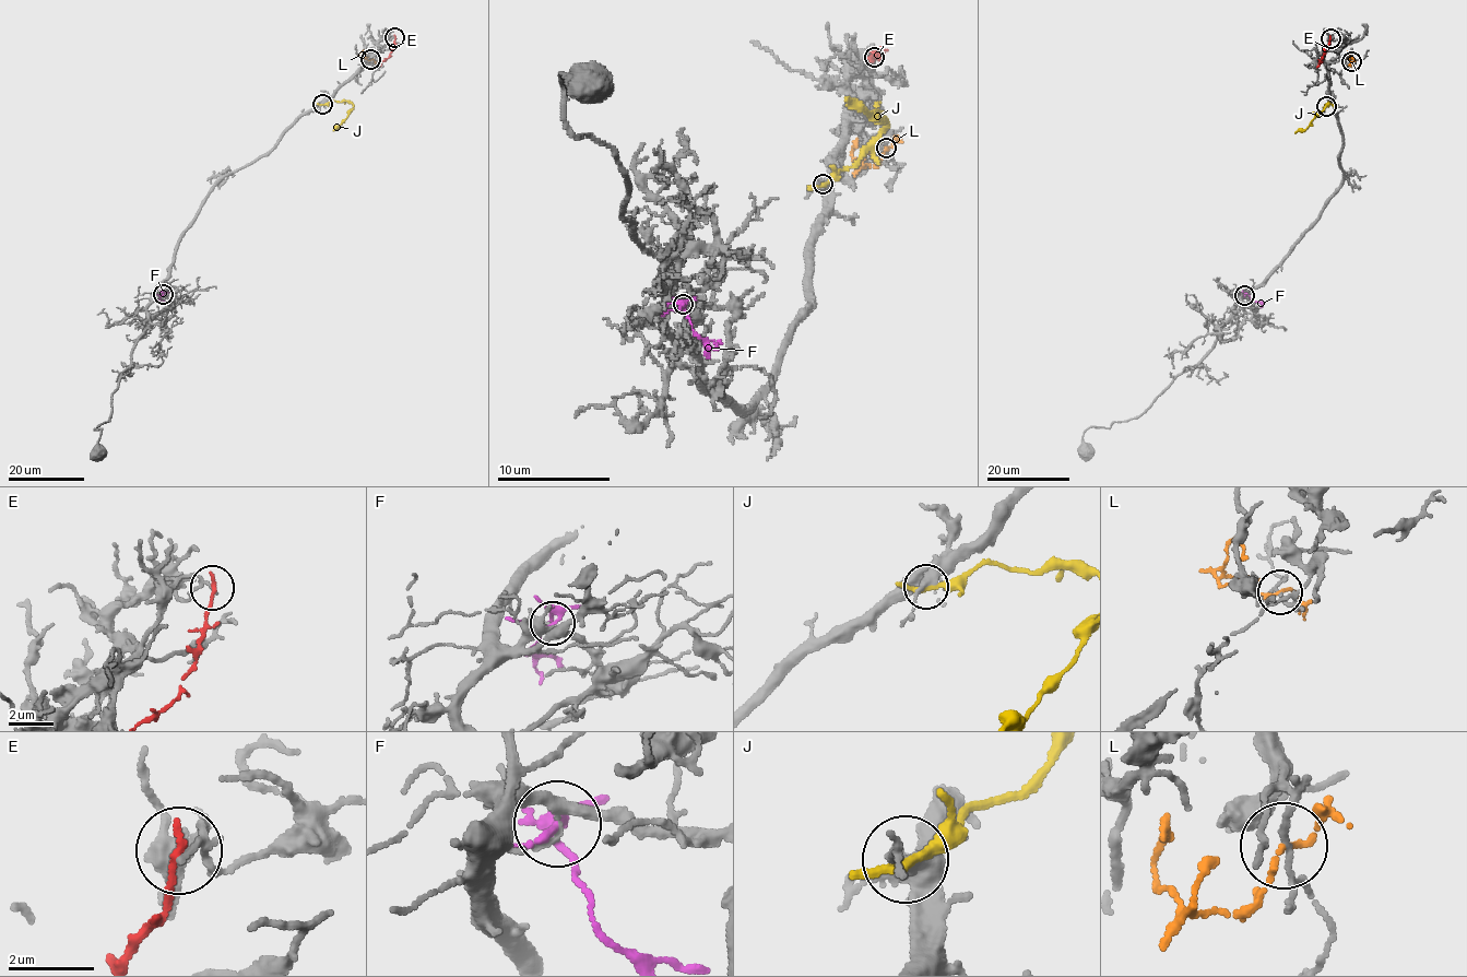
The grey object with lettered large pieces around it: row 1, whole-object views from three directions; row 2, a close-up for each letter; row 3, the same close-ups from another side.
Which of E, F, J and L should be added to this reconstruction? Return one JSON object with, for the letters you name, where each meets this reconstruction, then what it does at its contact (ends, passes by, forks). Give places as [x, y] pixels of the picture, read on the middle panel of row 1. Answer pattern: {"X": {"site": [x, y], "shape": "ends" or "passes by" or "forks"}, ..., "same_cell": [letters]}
{"same_cell": []}

